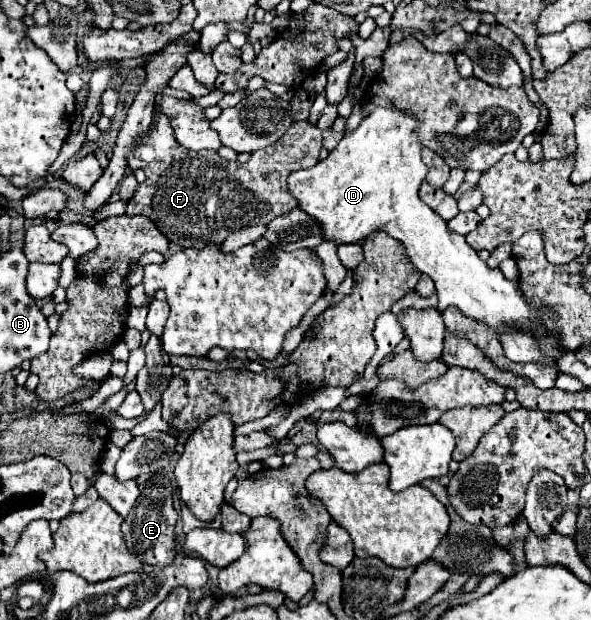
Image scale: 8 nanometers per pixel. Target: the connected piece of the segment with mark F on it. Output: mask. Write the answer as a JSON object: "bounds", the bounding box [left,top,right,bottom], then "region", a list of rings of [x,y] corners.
{"bounds":[126,115,322,249],"region":[[[156,115],[152,119],[150,129],[136,139],[136,145],[126,155],[126,161],[132,169],[142,169],[146,173],[144,183],[138,185],[134,197],[128,201],[128,215],[148,215],[150,221],[158,227],[160,233],[168,237],[170,243],[176,243],[180,247],[196,247],[202,249],[208,243],[222,243],[228,233],[268,223],[274,217],[286,215],[296,207],[296,199],[288,193],[286,179],[292,171],[306,169],[318,163],[318,153],[322,149],[322,131],[316,125],[310,125],[308,121],[292,123],[292,127],[272,145],[264,151],[254,151],[248,159],[248,163],[240,165],[238,161],[226,161],[216,151],[188,151],[186,147],[180,147],[172,135],[172,127],[168,117]]]}

